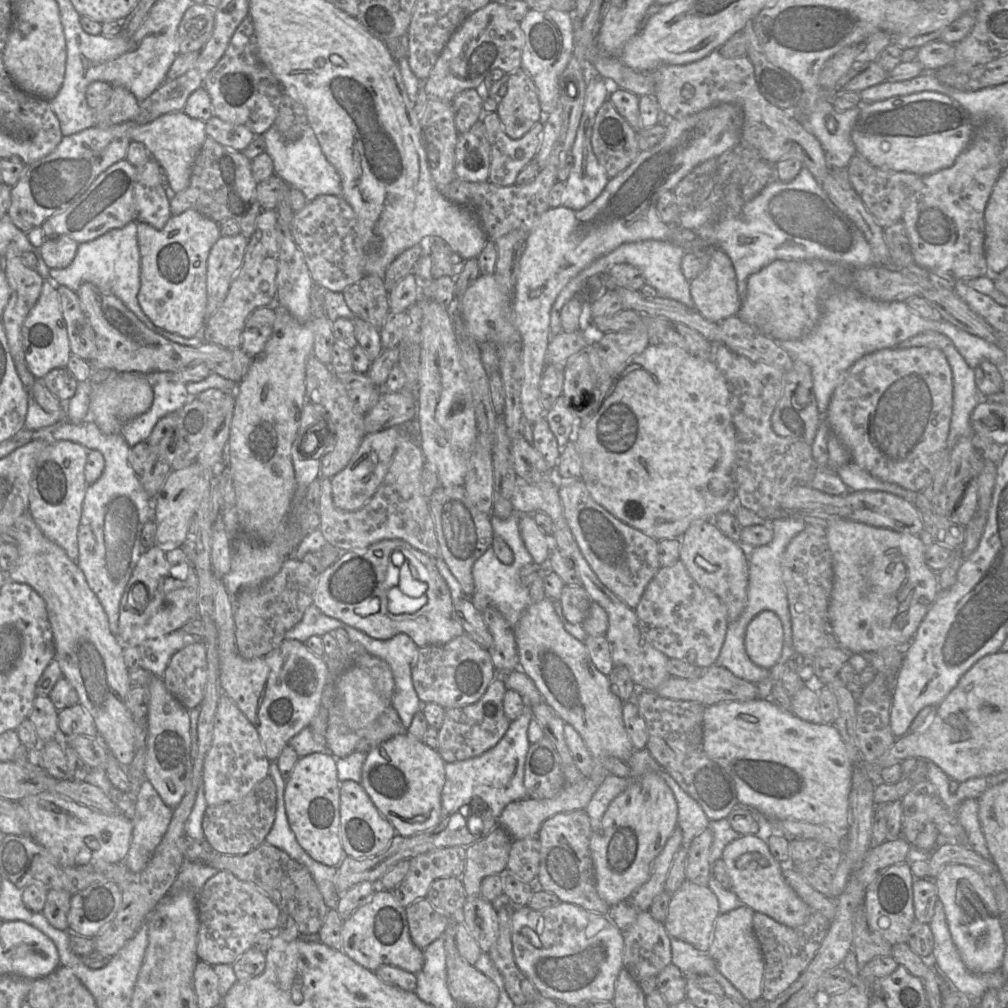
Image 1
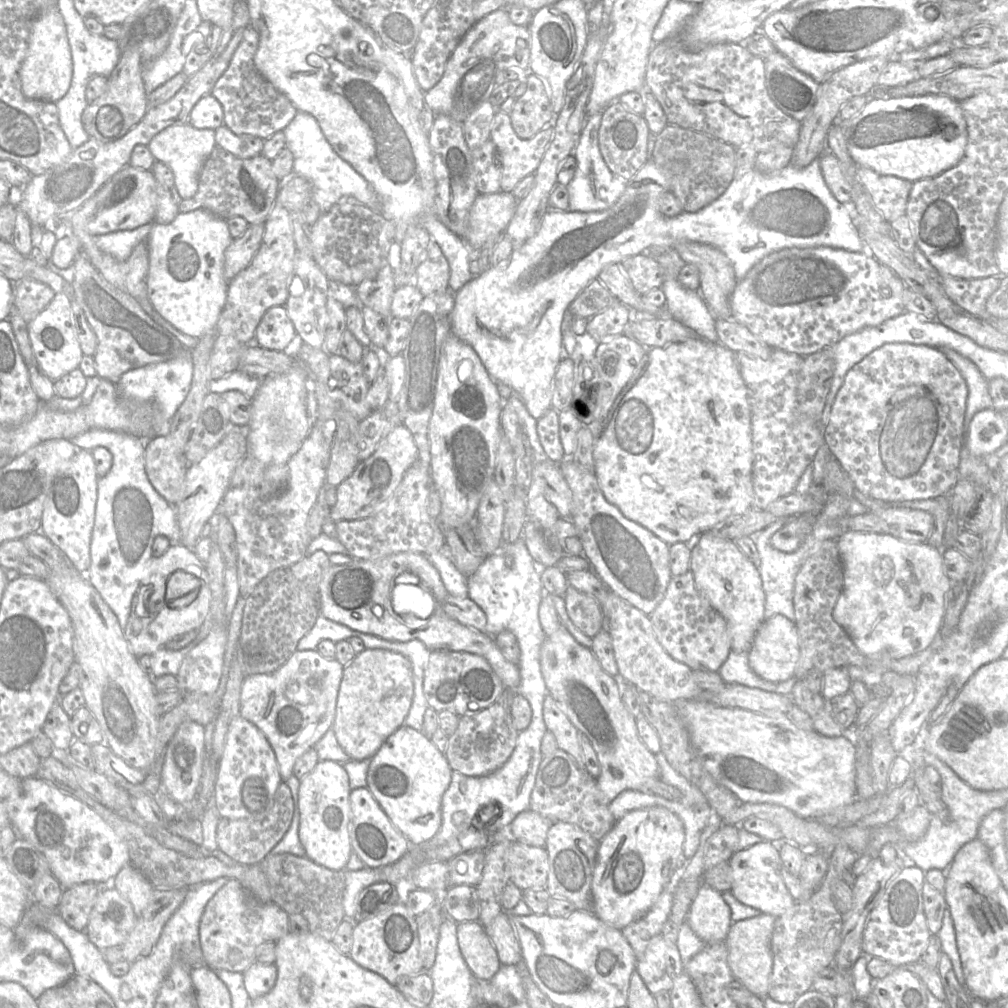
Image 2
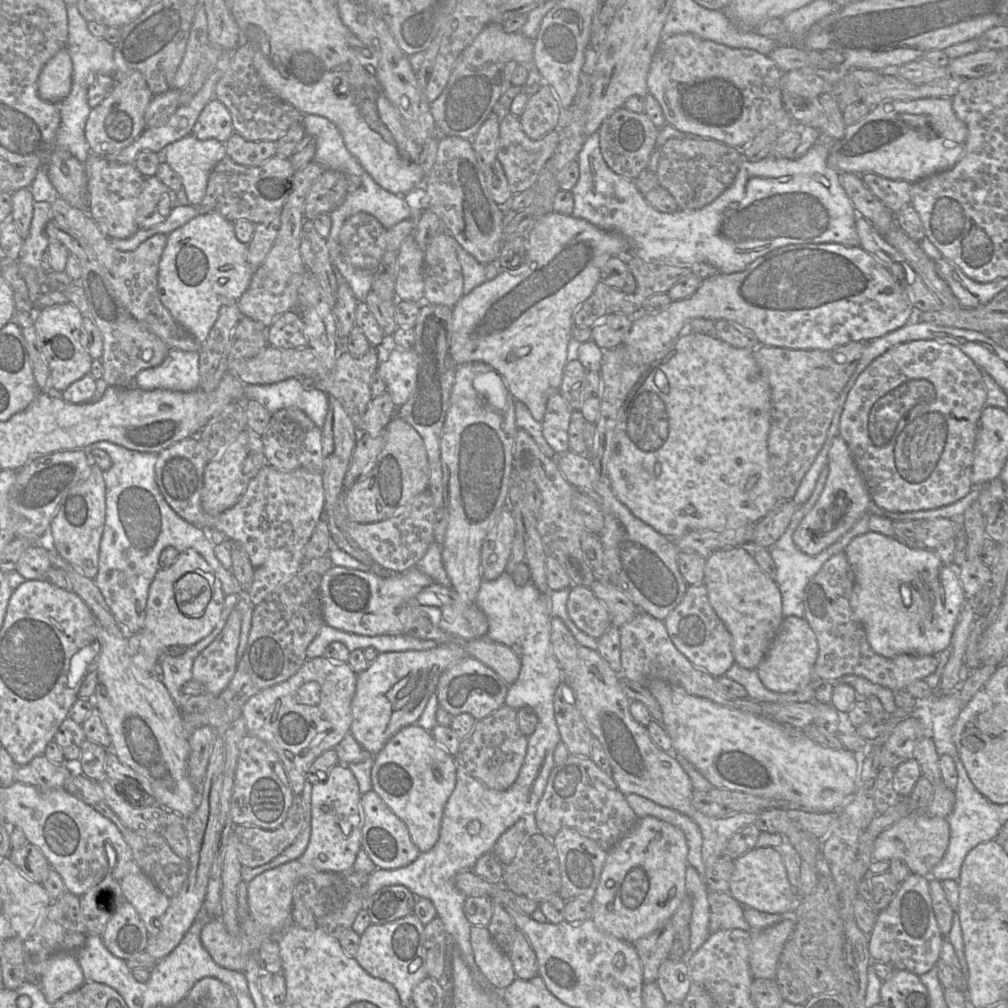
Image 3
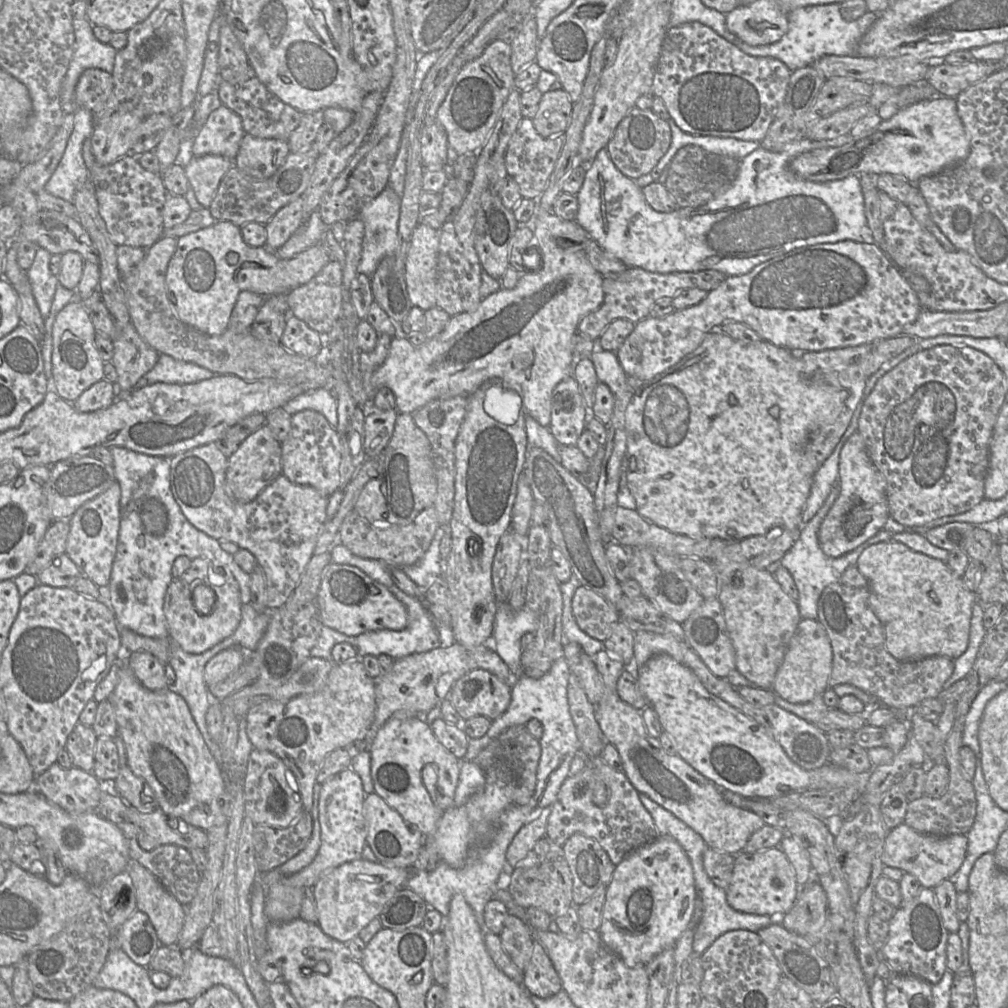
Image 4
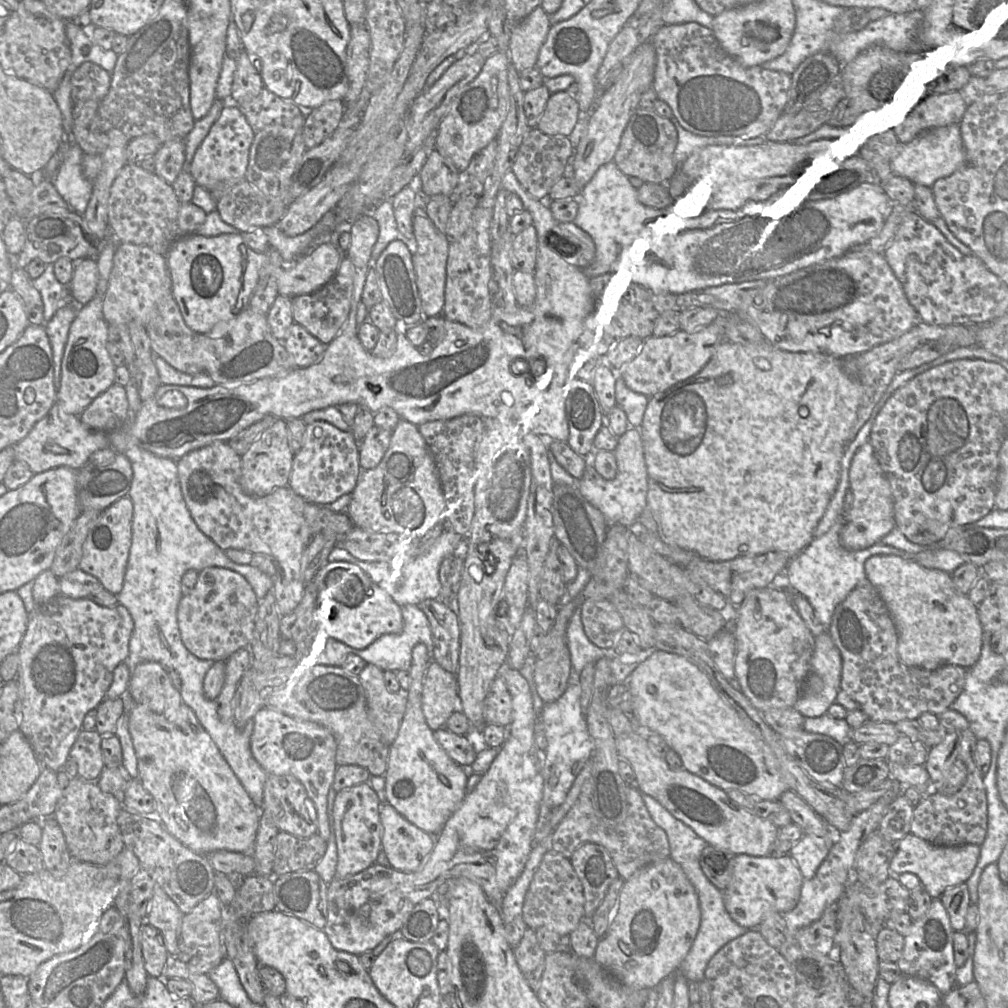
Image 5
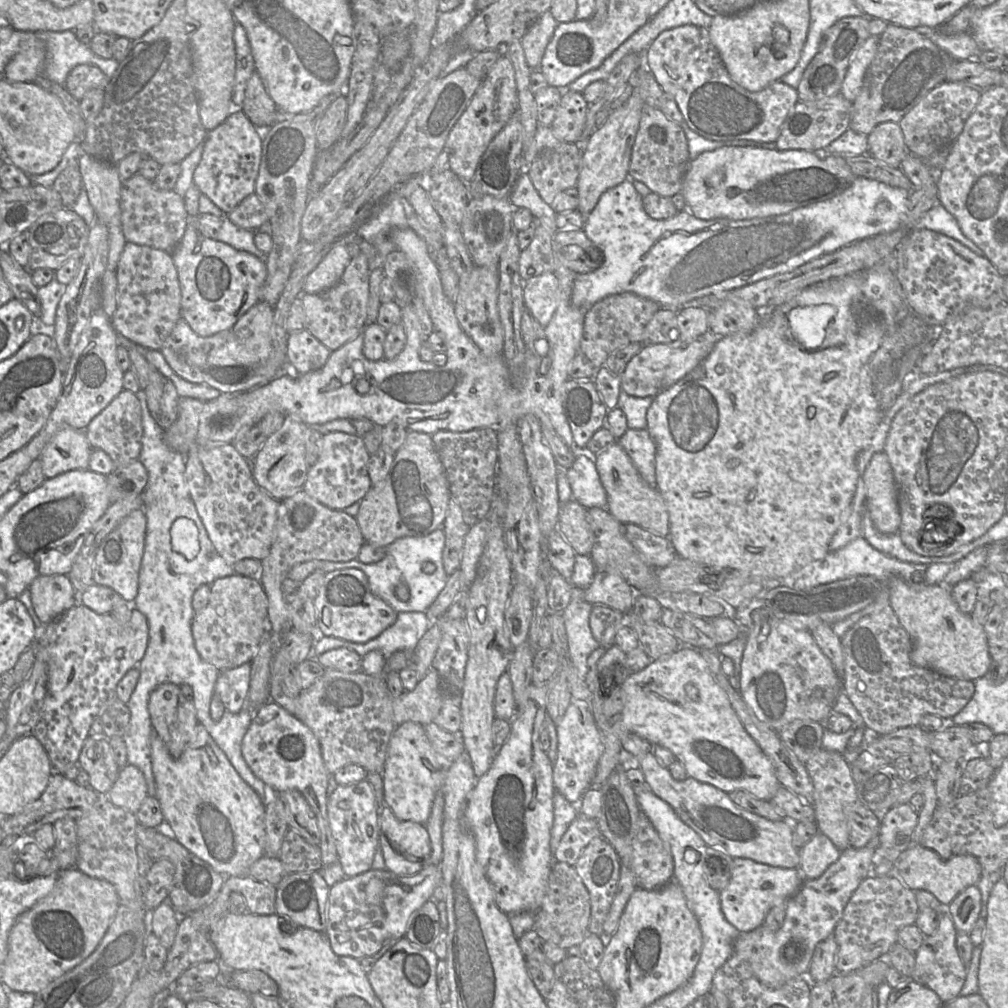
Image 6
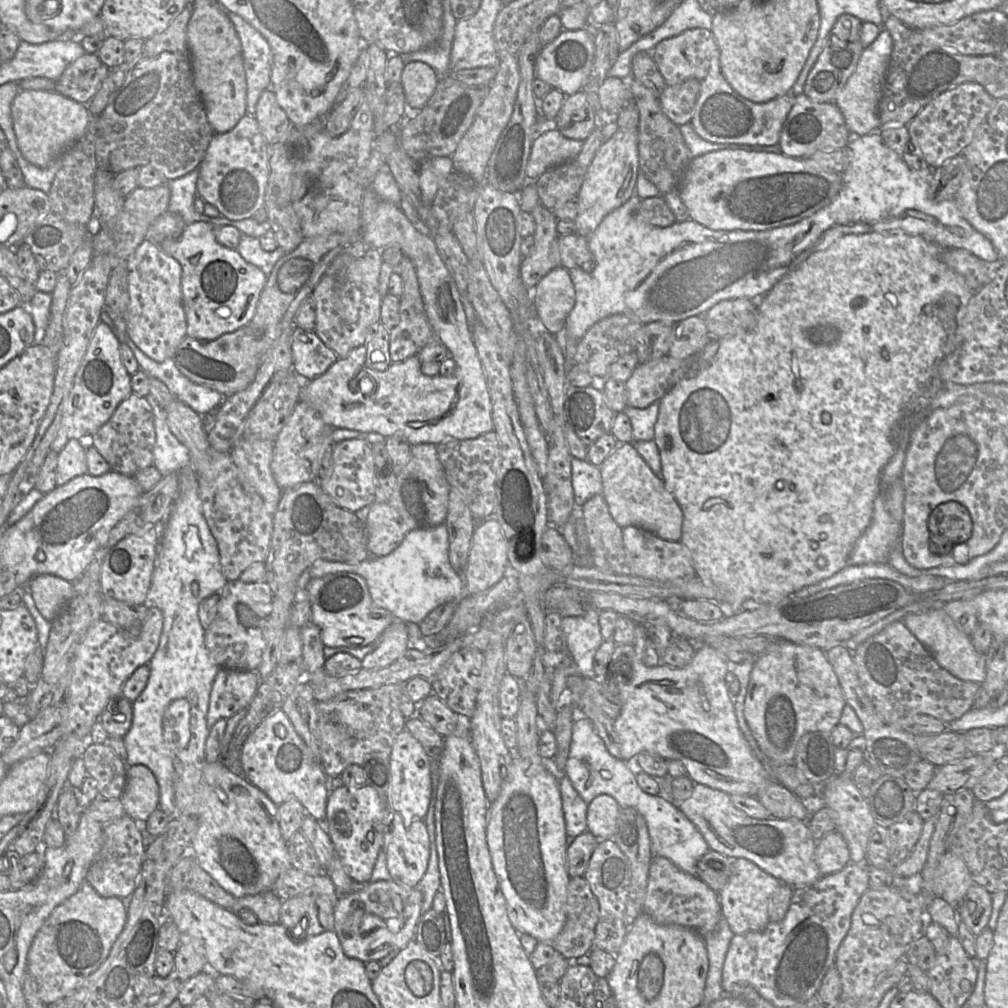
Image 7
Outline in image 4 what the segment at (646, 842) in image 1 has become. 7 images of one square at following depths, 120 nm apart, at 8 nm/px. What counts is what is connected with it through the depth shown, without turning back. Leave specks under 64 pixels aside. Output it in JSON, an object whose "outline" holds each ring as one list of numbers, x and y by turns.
{"outline":[[659,835,615,866,598,932,604,945,627,966,646,965,661,951,674,947,681,934,693,924,696,898,689,857,674,838]]}

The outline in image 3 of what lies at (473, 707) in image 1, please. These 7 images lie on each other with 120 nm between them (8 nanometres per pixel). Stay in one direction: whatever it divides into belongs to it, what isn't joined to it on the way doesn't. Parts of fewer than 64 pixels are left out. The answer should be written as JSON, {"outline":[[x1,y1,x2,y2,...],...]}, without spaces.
{"outline":[[504,704,489,716,476,721,473,730,461,740,458,752,453,757,458,768,465,769,485,786,503,791,516,781,527,746,528,736,518,726,517,710]]}

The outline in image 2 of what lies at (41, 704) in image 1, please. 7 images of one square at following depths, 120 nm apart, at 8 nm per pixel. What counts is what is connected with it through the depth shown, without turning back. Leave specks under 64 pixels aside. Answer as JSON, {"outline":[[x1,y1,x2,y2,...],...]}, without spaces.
{"outline":[[56,702,47,715,42,731,49,737,57,752,68,752,71,743,75,740,70,722,70,717,59,702]]}

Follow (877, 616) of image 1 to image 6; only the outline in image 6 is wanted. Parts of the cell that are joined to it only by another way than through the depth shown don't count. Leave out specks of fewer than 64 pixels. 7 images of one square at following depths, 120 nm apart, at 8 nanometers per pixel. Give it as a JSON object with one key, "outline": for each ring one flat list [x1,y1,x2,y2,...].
{"outline":[[900,577,886,582,889,602,911,638,911,662,940,674,975,681,990,671,991,657,984,626,963,613,946,585,908,583]]}

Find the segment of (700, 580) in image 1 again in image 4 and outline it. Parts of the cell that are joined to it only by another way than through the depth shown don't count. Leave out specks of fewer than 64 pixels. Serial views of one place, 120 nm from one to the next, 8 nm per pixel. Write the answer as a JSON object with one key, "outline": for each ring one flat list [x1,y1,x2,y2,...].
{"outline":[[748,566,732,582,720,587,718,596,728,634,735,649,736,669,754,687,771,690,800,616,797,603,787,595,770,570]]}

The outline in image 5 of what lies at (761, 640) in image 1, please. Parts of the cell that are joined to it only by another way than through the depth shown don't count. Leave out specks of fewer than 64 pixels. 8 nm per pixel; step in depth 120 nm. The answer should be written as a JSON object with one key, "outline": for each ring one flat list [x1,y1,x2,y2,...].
{"outline":[[828,631,814,637,814,651,802,693,793,708,804,717,827,713,841,690,842,659]]}

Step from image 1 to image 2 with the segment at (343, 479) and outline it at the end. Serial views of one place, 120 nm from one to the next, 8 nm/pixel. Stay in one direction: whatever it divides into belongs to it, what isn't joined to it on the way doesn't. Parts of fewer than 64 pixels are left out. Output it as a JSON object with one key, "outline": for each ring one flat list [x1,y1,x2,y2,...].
{"outline":[[403,423,395,426,367,459,360,461,354,472,336,487,336,503,330,517,335,522,357,520,375,513,396,491,407,469,419,458,411,432]]}

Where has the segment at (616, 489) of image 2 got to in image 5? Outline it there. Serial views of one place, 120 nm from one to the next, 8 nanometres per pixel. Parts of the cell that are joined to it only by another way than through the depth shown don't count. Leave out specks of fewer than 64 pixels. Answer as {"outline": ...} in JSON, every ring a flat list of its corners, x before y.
{"outline":[[724,339,716,345,708,362,696,374,650,397,639,430,647,468,646,506,657,522,661,536,672,544,712,561,731,560,772,551,784,552,791,560,806,548,813,540,815,529,837,488,841,459,846,448,873,413,862,409,864,388,855,377,852,357,786,351,765,339,751,344]]}

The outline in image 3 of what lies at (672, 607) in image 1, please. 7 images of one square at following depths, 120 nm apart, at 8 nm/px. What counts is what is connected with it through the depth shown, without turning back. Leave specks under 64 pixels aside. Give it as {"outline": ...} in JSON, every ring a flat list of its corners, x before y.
{"outline":[[704,584,688,585,682,601,663,623,675,647,694,666,713,677,725,675,735,663,731,634,711,606]]}

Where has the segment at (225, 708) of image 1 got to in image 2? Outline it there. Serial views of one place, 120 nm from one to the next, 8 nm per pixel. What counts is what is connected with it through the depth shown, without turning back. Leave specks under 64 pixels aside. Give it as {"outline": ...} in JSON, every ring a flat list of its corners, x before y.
{"outline":[[243,716,230,723,215,781,214,798,221,817,261,819,269,810,283,782,276,755,264,734]]}

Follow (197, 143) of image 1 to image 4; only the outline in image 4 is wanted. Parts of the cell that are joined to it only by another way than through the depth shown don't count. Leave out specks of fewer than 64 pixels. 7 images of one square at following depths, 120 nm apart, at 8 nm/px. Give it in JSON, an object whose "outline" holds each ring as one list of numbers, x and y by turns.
{"outline":[[208,154,193,156,184,166,189,185,204,208,211,205,222,178,233,164,224,156]]}

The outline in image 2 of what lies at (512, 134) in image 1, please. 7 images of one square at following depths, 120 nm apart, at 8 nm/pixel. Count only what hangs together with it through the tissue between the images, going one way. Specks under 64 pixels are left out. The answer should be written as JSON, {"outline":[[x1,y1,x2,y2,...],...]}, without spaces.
{"outline":[[526,74,526,91,516,99,509,116,520,139,531,139,546,126,554,127,558,114,553,112,550,97,538,76]]}

